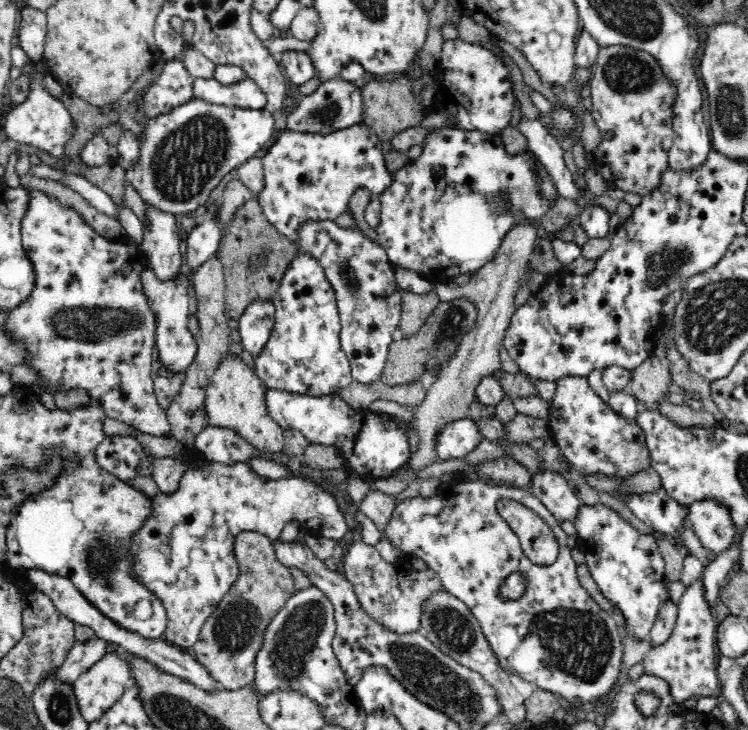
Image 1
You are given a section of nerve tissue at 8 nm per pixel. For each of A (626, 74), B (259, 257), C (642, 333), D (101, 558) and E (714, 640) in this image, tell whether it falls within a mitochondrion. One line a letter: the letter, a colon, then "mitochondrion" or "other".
A: mitochondrion
B: mitochondrion
C: other
D: mitochondrion
E: other

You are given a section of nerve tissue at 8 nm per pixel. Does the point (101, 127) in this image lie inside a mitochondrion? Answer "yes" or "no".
no

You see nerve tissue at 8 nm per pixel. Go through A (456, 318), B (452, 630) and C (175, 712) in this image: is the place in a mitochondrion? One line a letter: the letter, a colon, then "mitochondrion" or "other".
A: mitochondrion
B: mitochondrion
C: mitochondrion

